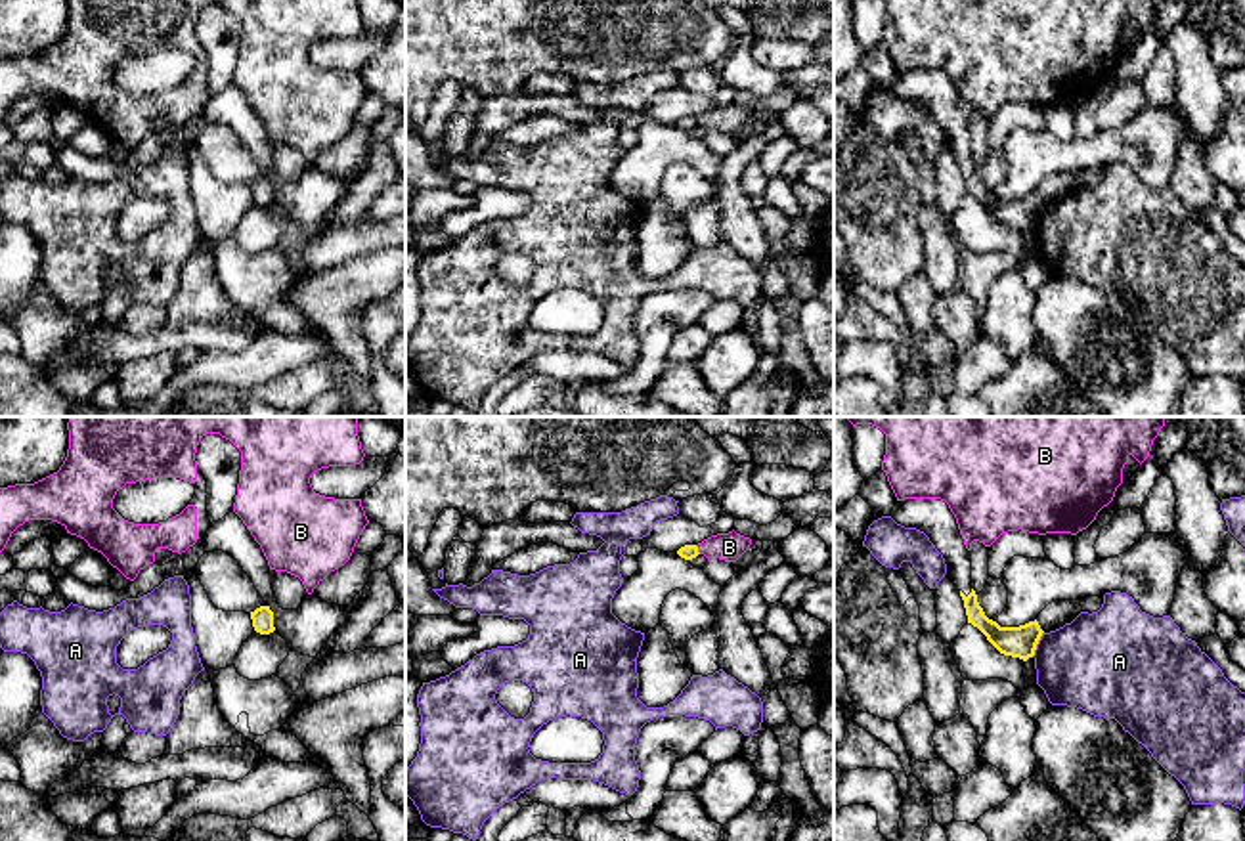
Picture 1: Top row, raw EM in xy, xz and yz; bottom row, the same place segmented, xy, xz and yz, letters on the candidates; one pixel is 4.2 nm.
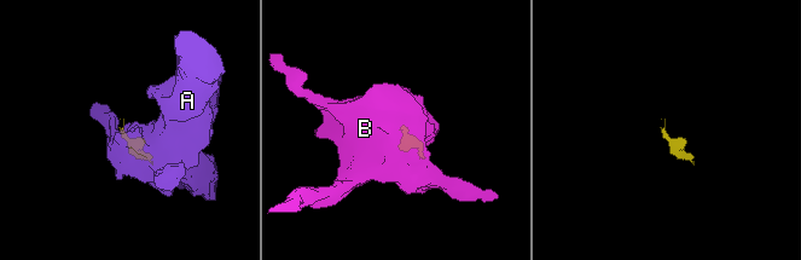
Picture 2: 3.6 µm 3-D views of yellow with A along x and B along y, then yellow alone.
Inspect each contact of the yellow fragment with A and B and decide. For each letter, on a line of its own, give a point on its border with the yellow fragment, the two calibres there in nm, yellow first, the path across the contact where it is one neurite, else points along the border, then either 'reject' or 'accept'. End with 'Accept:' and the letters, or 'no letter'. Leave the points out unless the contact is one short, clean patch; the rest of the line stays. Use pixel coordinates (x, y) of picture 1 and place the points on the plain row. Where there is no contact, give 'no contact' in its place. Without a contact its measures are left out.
A: contact yz (1037, 215); calibres 130 and 400 nm; border yz (1043, 203), (1031, 228); reject
B: contact xz (697, 121); calibres 60 and 120 nm; border xz (695, 117), (700, 125); reject
Accept: no letter

